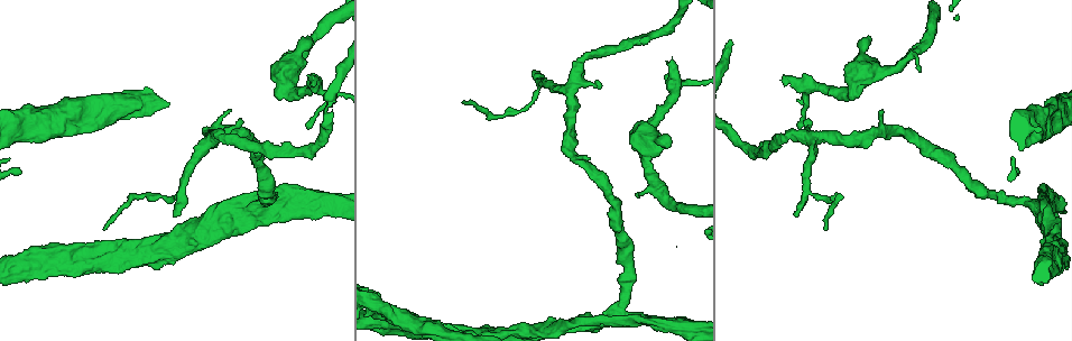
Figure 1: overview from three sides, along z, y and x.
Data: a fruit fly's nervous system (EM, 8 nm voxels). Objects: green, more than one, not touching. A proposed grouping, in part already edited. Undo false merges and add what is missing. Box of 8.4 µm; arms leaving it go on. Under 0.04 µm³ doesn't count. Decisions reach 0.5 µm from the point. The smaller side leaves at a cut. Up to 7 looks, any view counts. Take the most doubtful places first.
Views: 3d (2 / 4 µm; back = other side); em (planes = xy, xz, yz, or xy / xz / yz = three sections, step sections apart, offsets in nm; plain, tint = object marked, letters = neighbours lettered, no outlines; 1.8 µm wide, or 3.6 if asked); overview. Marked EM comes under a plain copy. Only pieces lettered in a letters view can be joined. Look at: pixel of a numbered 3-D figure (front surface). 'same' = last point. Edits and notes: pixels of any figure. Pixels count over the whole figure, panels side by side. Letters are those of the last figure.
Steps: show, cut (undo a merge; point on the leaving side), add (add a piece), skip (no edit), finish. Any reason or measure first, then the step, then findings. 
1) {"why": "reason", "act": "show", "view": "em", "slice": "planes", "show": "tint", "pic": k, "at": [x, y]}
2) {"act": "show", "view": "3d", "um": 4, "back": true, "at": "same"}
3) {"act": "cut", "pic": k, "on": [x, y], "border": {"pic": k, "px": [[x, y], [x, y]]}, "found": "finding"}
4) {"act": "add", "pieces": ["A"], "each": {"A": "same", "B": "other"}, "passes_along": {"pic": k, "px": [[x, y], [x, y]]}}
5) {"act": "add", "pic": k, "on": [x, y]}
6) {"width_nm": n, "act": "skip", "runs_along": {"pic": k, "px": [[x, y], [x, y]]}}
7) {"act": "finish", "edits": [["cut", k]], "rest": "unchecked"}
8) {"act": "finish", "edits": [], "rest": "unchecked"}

{"why": "free end", "act": "show", "view": "em", "slice": "yz", "step": 16, "show": "tint", "pic": 1, "at": [784, 75]}

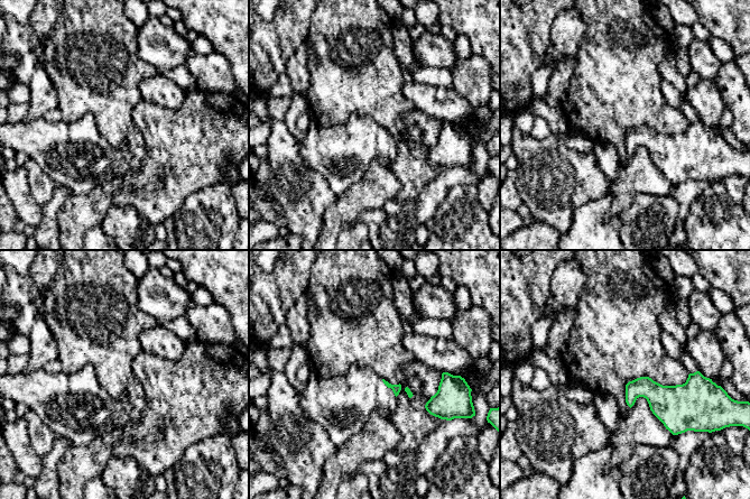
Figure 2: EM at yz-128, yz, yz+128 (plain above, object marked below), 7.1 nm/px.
{"act": "show", "view": "em", "slice": "planes", "show": "tint", "at": "same"}

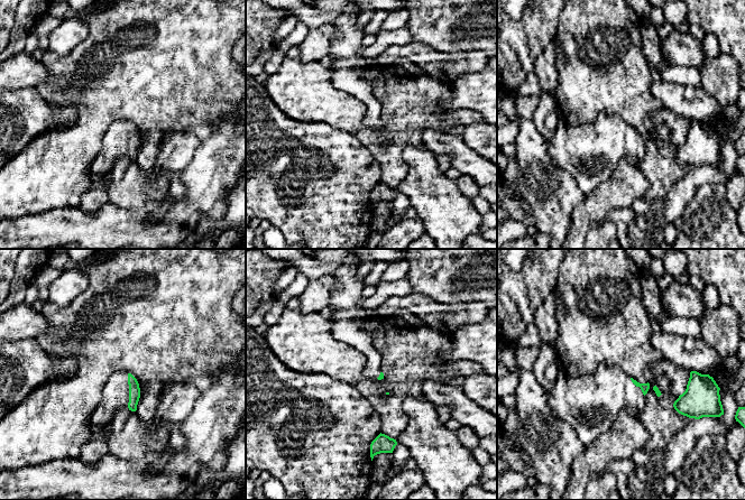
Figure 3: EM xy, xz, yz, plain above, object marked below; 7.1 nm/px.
{"act": "show", "view": "em", "slice": "planes", "show": "letters", "at": "same"}

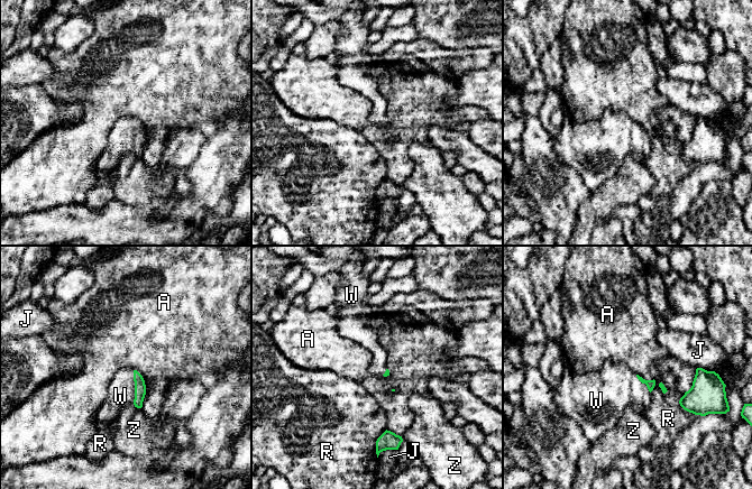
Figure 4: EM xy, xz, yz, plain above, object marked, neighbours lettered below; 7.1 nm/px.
{"act": "add", "pieces": ["W"], "each": {"A": "other", "J": "other", "R": "other", "W": "same", "Z": "other"}, "passes_along": {"pic": 4, "px": [[139, 383], [135, 389], [120, 396]]}, "found": "it goes on there"}

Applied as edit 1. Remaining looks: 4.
{"why": "see it whole again", "act": "show", "view": "overview"}

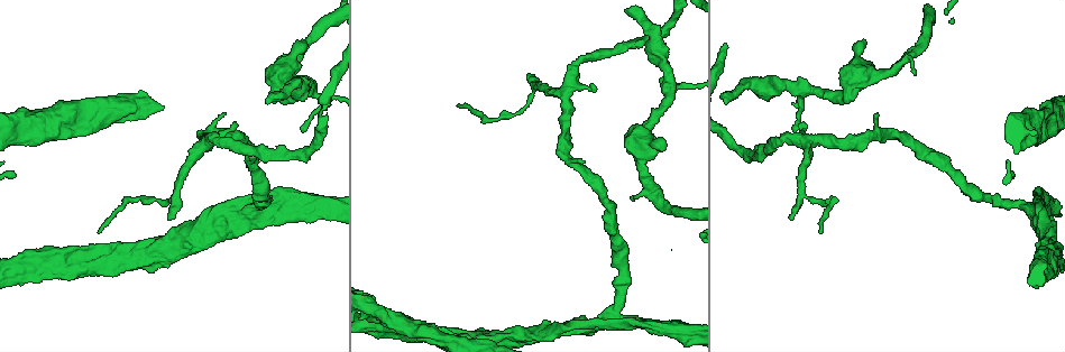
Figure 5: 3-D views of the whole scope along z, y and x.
{"why": "branch point", "act": "show", "view": "em", "um": 3.6, "slice": "xy", "step": 4, "show": "tint", "pic": 5, "at": [249, 209]}

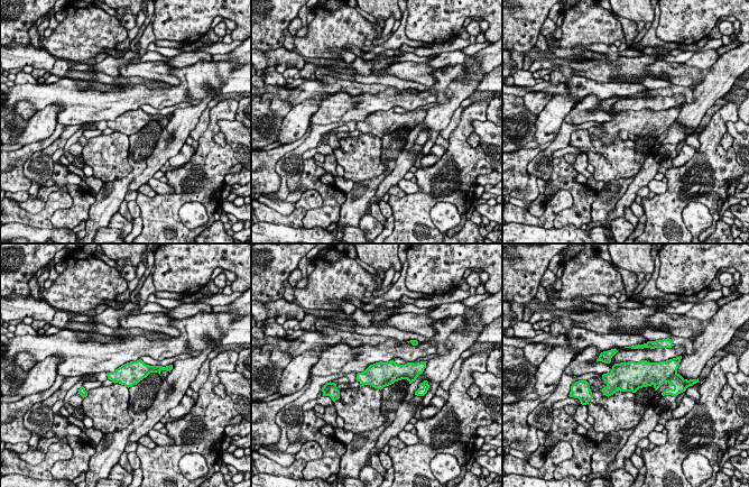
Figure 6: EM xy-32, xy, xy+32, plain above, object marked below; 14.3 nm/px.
{"act": "show", "view": "em", "um": 3.6, "slice": "planes", "show": "tint", "at": "same"}

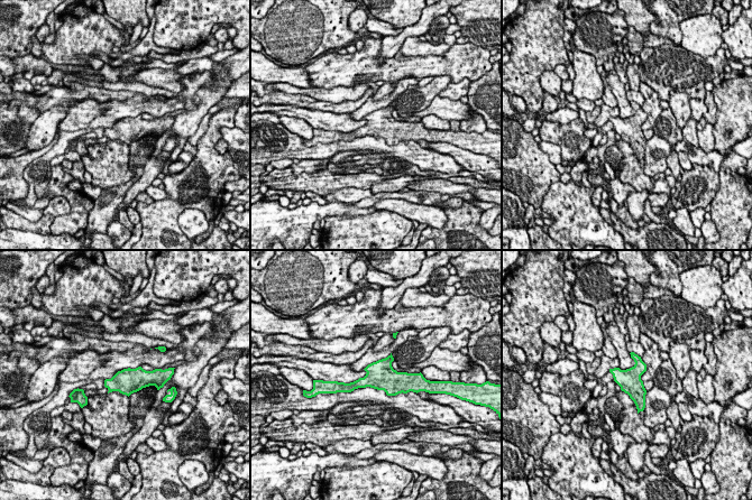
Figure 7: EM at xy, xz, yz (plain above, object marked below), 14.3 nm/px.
{"act": "show", "view": "em", "um": 3.6, "slice": "planes", "show": "letters", "at": "same"}

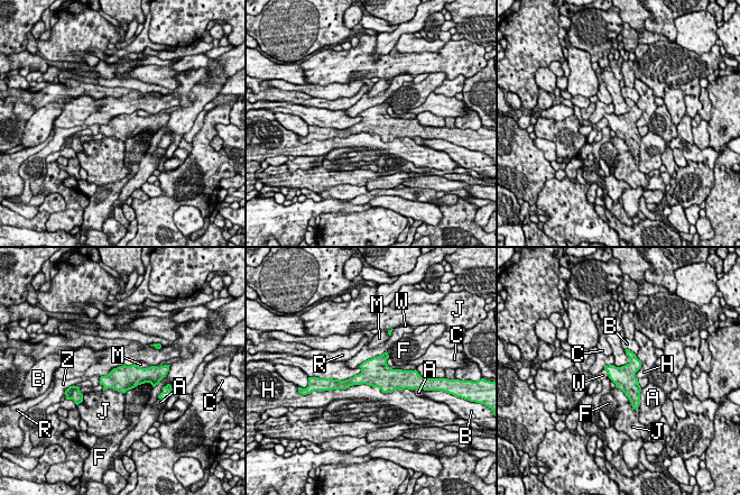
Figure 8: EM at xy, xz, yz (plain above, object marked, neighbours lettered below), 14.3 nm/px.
{"longest_contact_nm": ["H", 1000], "act": "skip", "each": {"A": "other", "B": "other", "C": "other", "F": "other", "H": "other", "J": "other", "M": "other", "R": "other", "W": "other", "Z": "other"}, "border": {"pic": 8, "px": [[136, 363], [141, 367], [150, 366]]}, "found": "one neuron here"}

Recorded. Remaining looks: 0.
{"act": "finish", "edits": [["add", 4]], "rest": "unchecked"}

